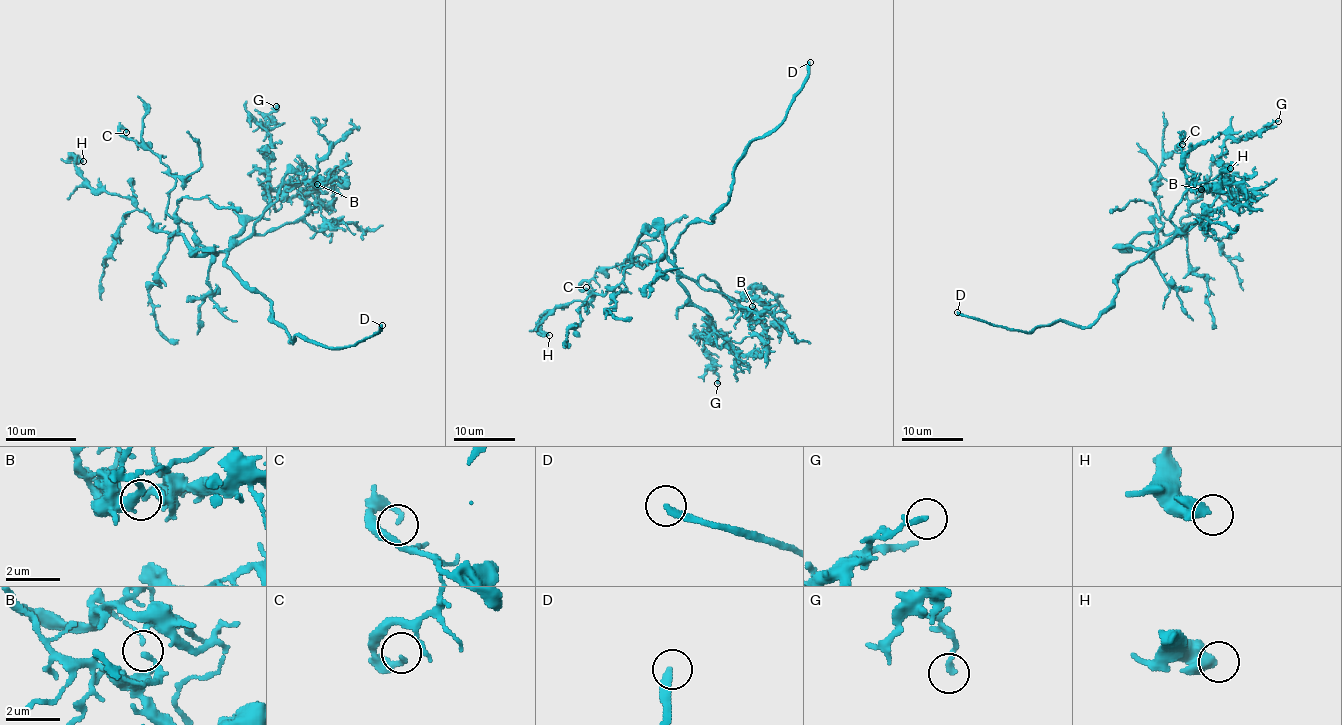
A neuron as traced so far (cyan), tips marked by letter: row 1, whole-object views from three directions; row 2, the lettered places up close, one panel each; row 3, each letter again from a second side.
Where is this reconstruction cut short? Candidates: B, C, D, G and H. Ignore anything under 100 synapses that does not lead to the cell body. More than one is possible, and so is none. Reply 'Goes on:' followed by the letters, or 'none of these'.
Goes on: D

